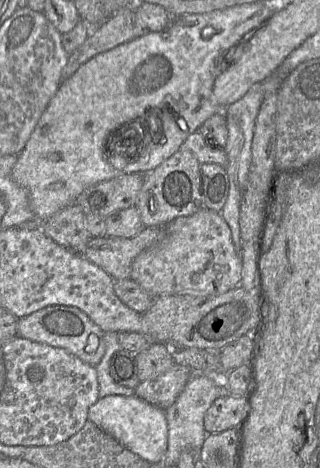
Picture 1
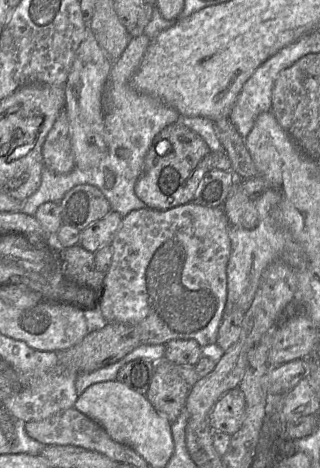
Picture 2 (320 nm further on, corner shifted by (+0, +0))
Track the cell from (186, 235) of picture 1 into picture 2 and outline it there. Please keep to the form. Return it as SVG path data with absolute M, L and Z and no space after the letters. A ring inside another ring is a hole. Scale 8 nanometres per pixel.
M194 201L170 209L157 210L149 207L130 211L123 217L121 224L111 241L112 262L104 275L101 287L100 309L108 323L130 323L139 329L142 344L163 344L176 339L193 339L203 348L216 344L219 326L222 321L227 298L227 263L231 253L228 235L229 222L222 207L207 207Z

